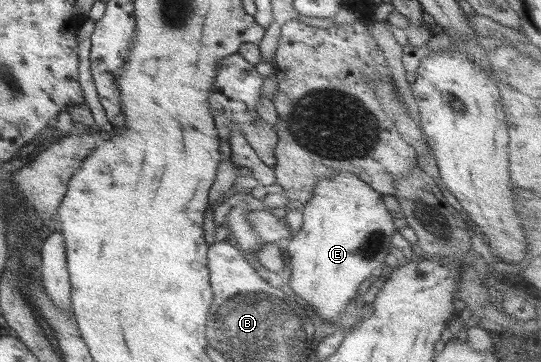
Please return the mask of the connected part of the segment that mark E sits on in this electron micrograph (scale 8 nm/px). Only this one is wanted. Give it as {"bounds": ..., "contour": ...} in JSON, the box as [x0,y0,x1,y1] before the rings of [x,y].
{"bounds":[282,174,396,325],"contour":[[[330,174],[330,177],[318,181],[312,189],[312,198],[301,208],[302,225],[298,232],[282,243],[290,268],[290,277],[285,285],[330,325],[340,319],[346,304],[359,295],[359,284],[379,273],[384,264],[390,249],[390,236],[396,231],[396,226],[382,198],[381,194],[350,174]]]}

